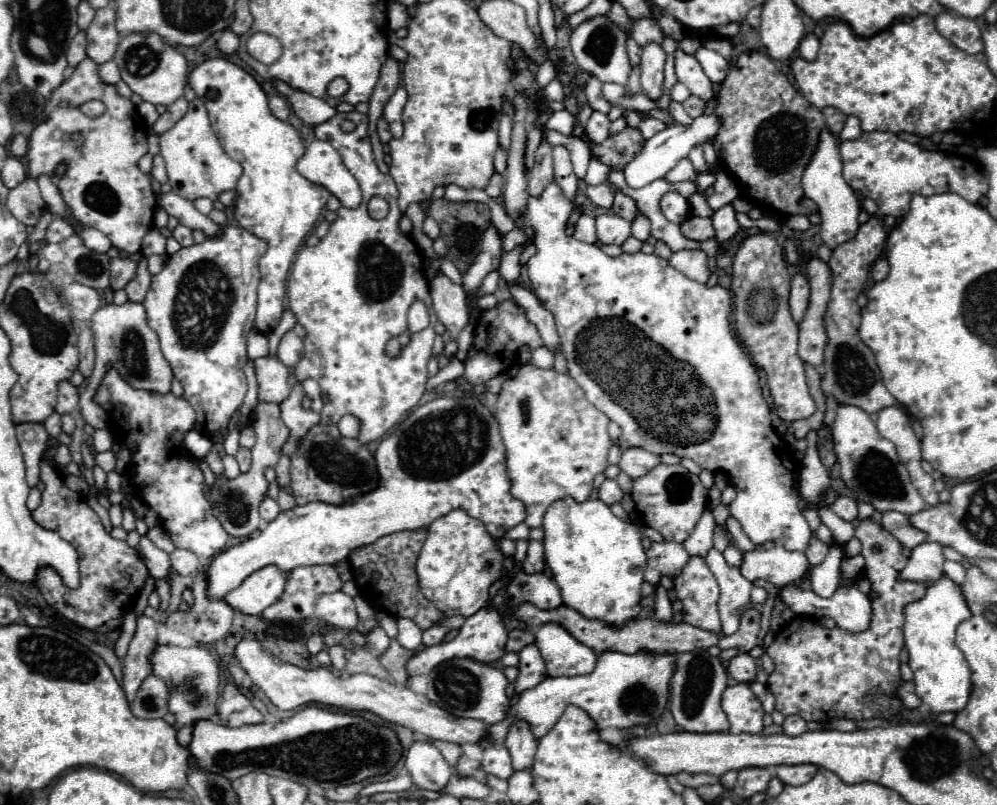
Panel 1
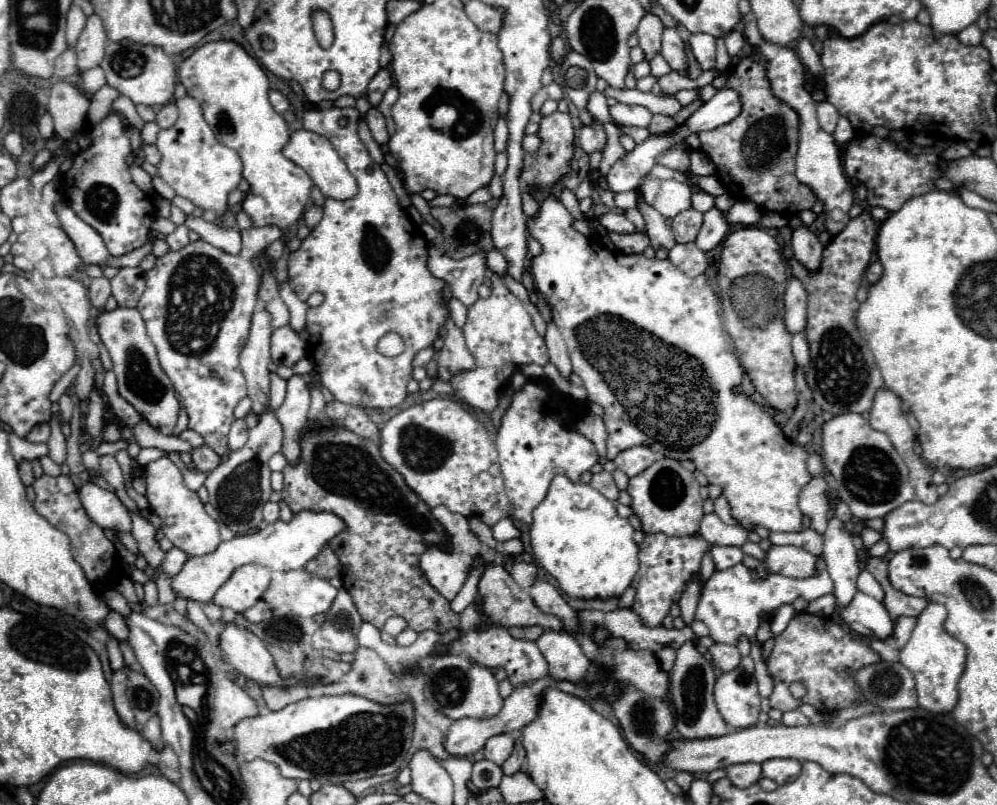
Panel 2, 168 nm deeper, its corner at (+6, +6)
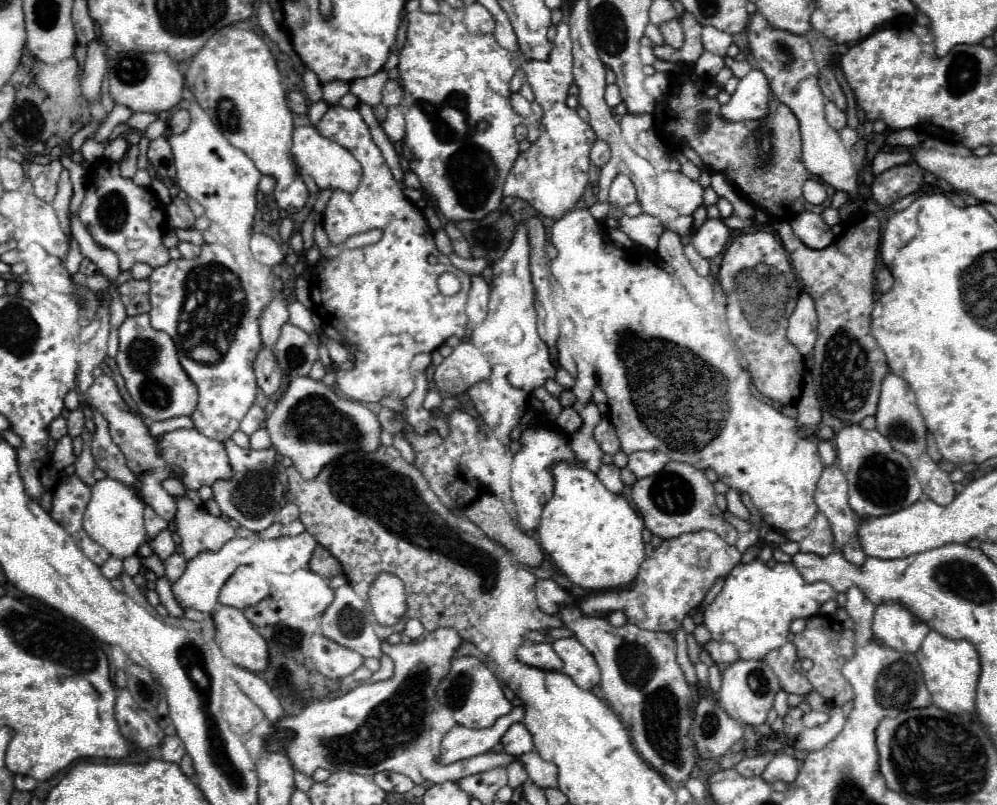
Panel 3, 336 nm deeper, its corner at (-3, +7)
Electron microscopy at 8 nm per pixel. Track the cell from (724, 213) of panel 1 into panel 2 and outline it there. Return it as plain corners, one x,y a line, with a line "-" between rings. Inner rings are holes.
711,209
705,213
703,227
695,239
695,245
701,251
711,251
715,249
727,235
727,221
719,209

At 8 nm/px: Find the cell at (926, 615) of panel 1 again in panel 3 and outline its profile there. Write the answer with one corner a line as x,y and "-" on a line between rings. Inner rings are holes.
928,632
920,650
916,652
920,668
924,672
924,682
932,694
932,704
948,710
950,714
974,712
976,684
980,676
980,660
976,648
968,640
950,640
938,632

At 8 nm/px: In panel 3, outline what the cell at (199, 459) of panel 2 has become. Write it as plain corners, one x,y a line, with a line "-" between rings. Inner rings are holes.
100,374
92,386
86,390
86,404
100,410
102,416
108,420
110,426
110,436
114,440
114,444
122,450
122,454
126,456
126,462
130,466
130,470
140,478
140,492
146,504
150,504
154,508
154,512
158,516
162,516
164,520
172,520
174,512
176,512
176,498
170,496
160,482
164,478
170,476
170,468
172,466
180,466
184,472
184,486
198,490
202,484
212,484
218,478
230,478
230,464
228,464
228,456
226,456
226,448
222,442
206,438
204,434
200,434
196,428
190,430
176,430
176,432
168,432
164,434
164,438
160,442
156,442
156,438
152,438
148,434
148,426
144,424
142,418
138,418
134,412
130,412
130,408
126,406
126,402
122,400
114,380
106,374

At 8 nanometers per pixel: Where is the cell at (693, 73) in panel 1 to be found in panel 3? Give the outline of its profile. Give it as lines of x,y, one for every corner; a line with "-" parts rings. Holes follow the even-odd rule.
678,20
662,24
660,32
662,32
662,36
664,36
664,40
666,40
668,46
680,48
684,44
684,30
682,30
682,24

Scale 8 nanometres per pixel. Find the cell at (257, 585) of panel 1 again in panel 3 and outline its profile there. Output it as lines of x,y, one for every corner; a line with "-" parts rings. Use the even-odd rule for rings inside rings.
240,566
220,590
220,604
244,610
258,604
270,594
266,578
258,574
252,566

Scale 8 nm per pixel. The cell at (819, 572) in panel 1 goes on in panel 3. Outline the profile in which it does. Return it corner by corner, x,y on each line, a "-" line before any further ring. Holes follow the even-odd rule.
754,560
750,564
738,564
728,576
722,592
716,596
716,600
704,610
704,626
710,630
712,640
724,640
732,642
738,648
738,654
742,660
762,660
770,650
780,648
788,642
788,626
794,618
810,618
820,612
820,606
834,598
836,592
826,582
814,582
808,584
800,576
800,572
792,564
776,564
768,568
764,562

